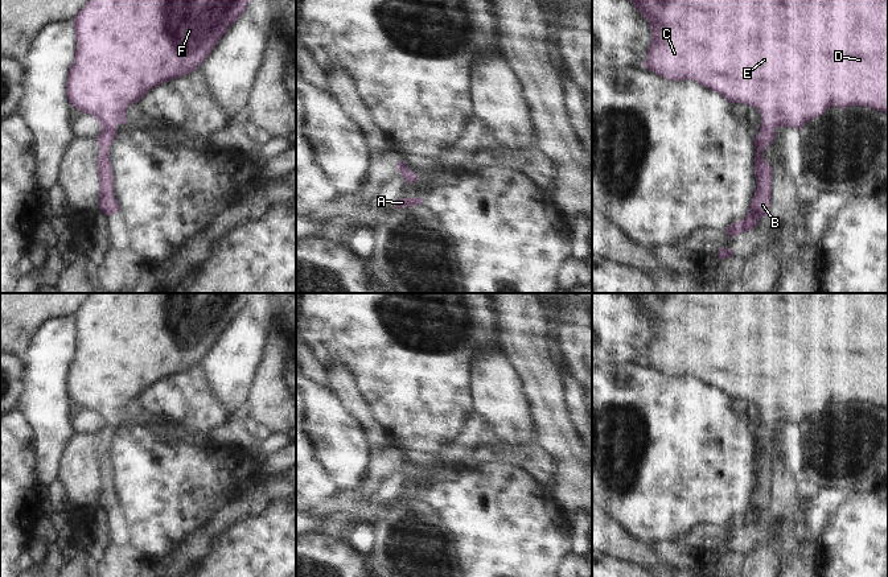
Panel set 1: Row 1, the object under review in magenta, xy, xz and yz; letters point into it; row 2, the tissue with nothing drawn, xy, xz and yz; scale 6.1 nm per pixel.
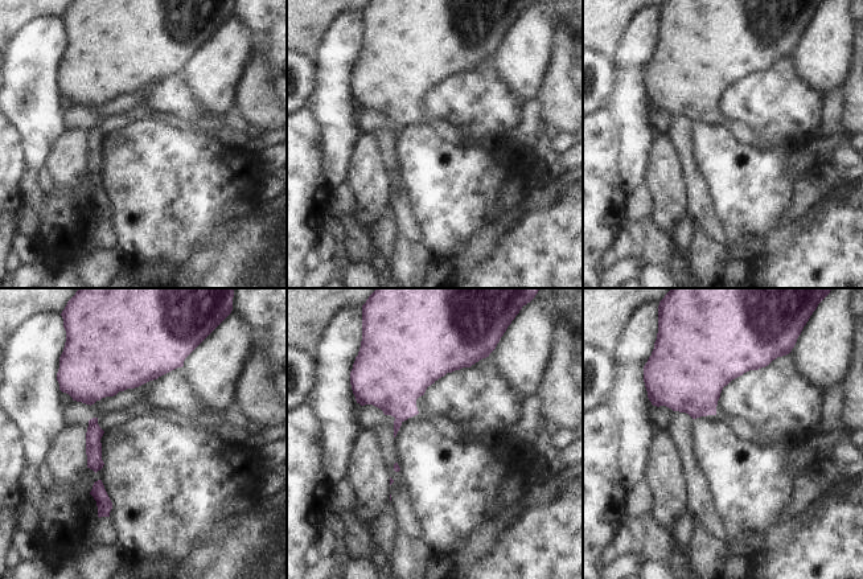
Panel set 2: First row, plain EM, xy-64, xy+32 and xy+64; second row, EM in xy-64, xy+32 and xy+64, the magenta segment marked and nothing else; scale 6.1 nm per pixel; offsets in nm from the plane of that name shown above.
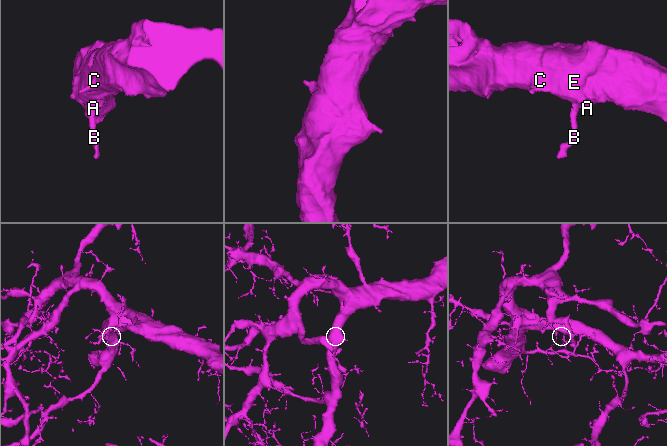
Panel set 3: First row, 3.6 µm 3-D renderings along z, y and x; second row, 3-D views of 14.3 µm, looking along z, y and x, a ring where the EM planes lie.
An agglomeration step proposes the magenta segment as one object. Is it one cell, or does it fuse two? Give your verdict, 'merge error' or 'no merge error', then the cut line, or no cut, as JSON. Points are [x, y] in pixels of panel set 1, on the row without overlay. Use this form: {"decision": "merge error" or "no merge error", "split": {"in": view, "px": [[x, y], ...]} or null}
{"decision": "no merge error", "split": null}

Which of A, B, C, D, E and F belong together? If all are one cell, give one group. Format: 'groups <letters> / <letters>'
groups A B C D E F

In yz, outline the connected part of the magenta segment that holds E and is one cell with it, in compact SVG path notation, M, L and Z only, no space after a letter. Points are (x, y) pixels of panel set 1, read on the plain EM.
M629 293L648 316L653 335L645 363L670 375L699 378L729 399L758 405L762 420L753 436L757 485L744 516L727 524L729 533L749 527L770 503L773 467L762 448L773 438L776 424L801 425L829 403L864 401L888 411L888 293Z

